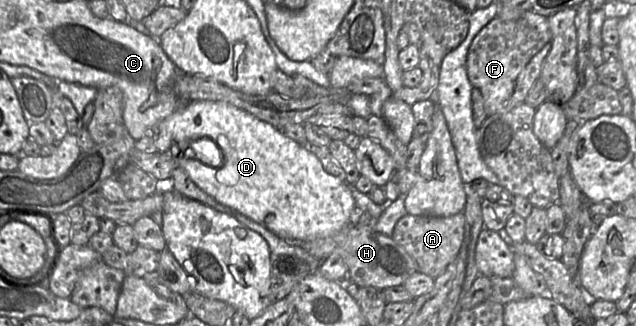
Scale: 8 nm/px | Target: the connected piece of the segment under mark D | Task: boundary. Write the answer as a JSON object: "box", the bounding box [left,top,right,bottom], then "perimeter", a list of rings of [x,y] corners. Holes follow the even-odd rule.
{"box":[134,100,356,240],"perimeter":[[[196,100],[185,103],[161,120],[154,130],[135,140],[134,149],[170,152],[191,180],[218,203],[235,209],[280,237],[306,240],[331,236],[349,223],[356,207],[351,186],[329,174],[316,155],[273,125],[223,101]],[[199,138],[210,138],[218,146],[223,156],[219,167],[204,164],[188,149]]]}

